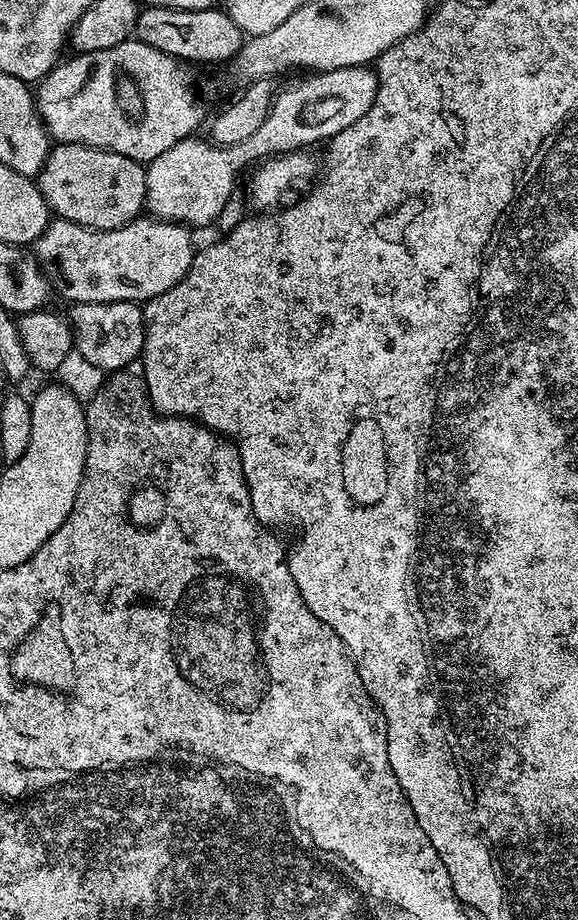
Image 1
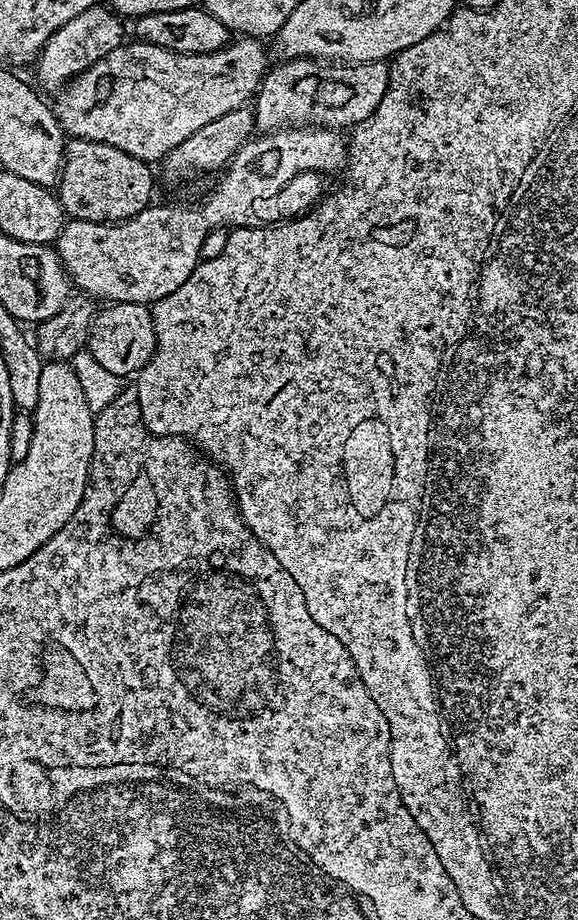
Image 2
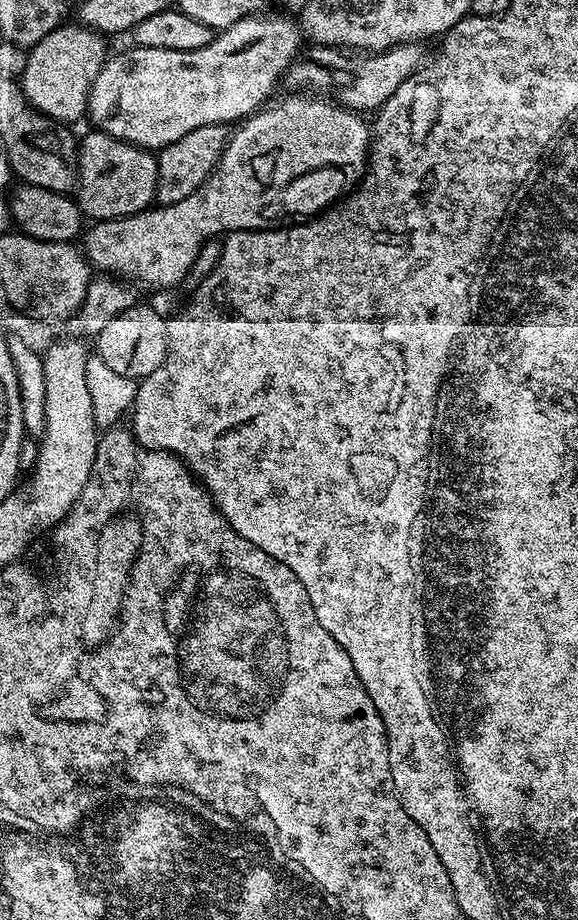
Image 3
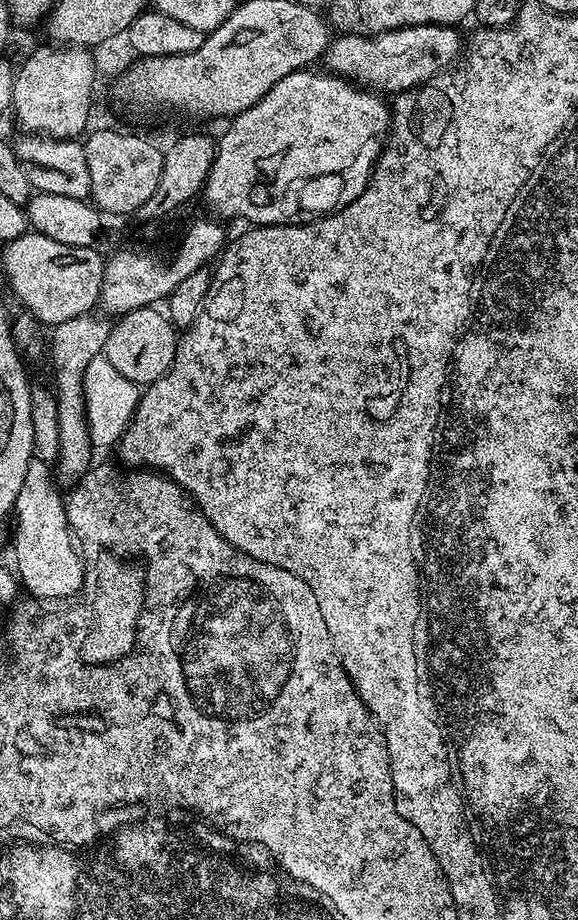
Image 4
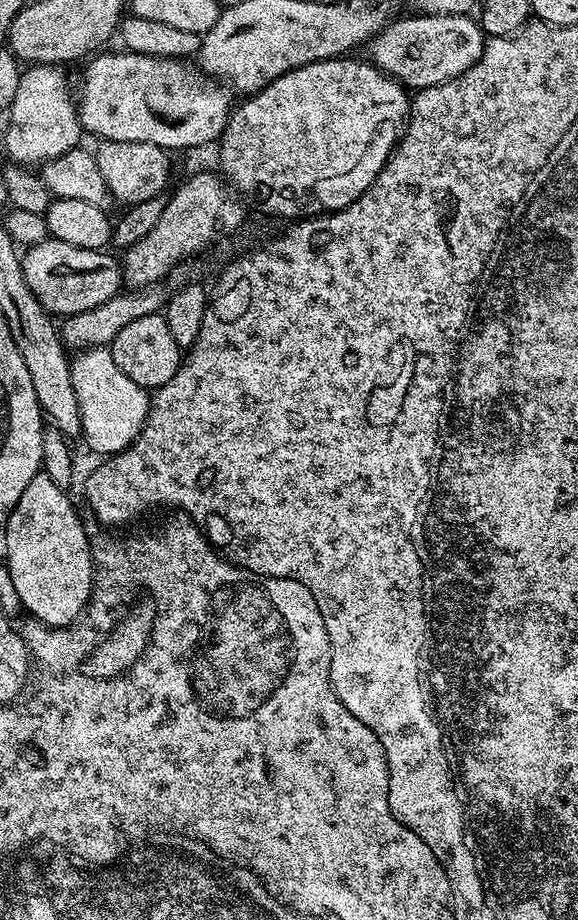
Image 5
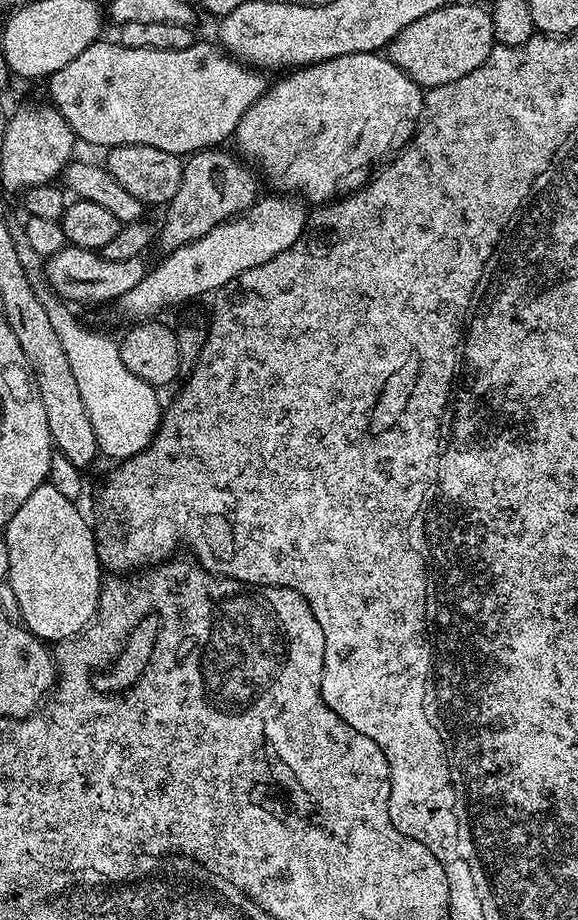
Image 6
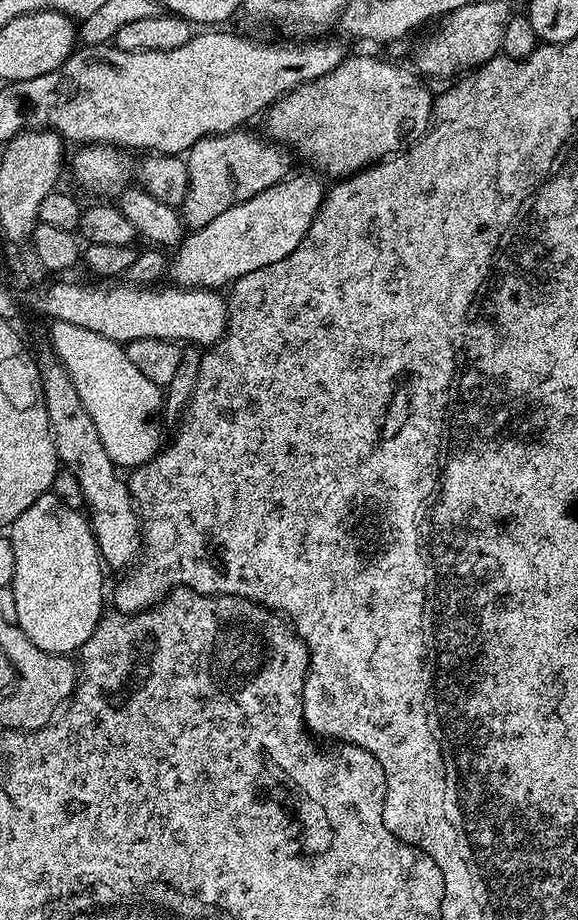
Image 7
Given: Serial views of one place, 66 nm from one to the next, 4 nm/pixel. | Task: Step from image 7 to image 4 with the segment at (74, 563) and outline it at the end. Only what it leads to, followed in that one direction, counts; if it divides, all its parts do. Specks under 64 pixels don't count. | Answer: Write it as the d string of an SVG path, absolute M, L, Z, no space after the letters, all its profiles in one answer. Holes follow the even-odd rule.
M33 457L27 464L26 479L18 492L13 508L16 524L14 526L14 568L23 589L35 599L64 598L79 593L84 584L83 557L77 552L74 537L68 524L67 505L60 496L51 476L51 467L41 459Z

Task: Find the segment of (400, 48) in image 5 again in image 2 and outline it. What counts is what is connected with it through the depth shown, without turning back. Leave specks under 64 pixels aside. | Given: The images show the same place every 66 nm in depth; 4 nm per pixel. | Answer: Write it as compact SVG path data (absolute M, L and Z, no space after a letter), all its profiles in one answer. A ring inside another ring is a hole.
M307 57L281 61L264 75L254 100L256 123L261 133L281 128L330 128L348 130L361 124L374 110L388 89L387 63L327 64Z

